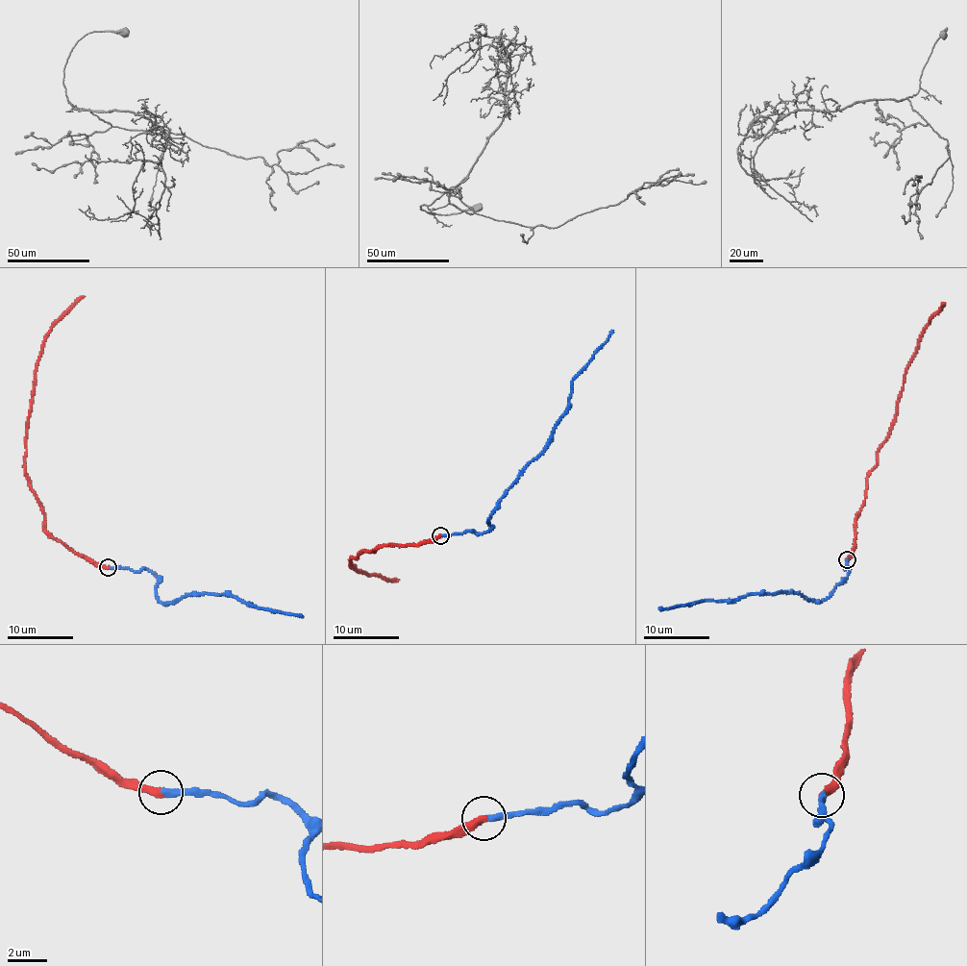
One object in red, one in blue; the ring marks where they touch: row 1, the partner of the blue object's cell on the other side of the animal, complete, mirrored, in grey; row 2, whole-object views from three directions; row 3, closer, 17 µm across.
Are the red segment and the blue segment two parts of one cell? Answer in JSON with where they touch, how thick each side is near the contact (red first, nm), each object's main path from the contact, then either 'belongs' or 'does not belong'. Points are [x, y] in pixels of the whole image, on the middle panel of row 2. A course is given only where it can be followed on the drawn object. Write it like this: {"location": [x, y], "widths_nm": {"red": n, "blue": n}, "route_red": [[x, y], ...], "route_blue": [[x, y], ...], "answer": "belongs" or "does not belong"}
{"location": [440, 535], "widths_nm": {"red": 400, "blue": 320}, "route_red": [[440, 536], [407, 546], [384, 544], [376, 551], [366, 550], [352, 557], [350, 566], [399, 580]], "route_blue": [[440, 536], [483, 532], [491, 527], [489, 516], [503, 496], [546, 444], [567, 407], [572, 380], [613, 330]], "answer": "belongs"}

